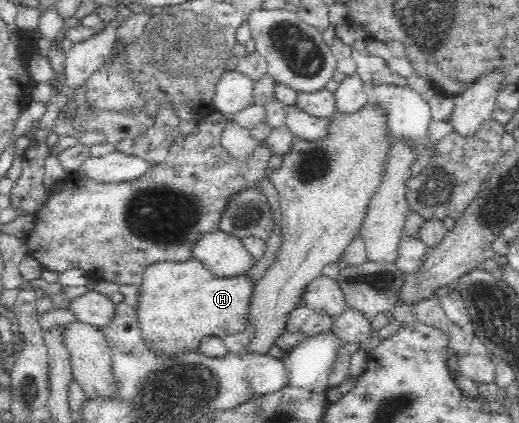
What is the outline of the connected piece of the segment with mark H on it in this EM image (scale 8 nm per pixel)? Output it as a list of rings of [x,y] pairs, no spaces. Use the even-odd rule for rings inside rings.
[[[194,257],[186,261],[158,261],[149,265],[143,273],[143,280],[137,297],[137,314],[142,338],[150,343],[150,350],[154,354],[161,352],[182,354],[187,350],[198,350],[200,342],[207,336],[217,336],[224,339],[230,334],[242,331],[248,324],[249,307],[254,284],[246,273],[234,277],[218,277],[212,275],[208,268]]]

